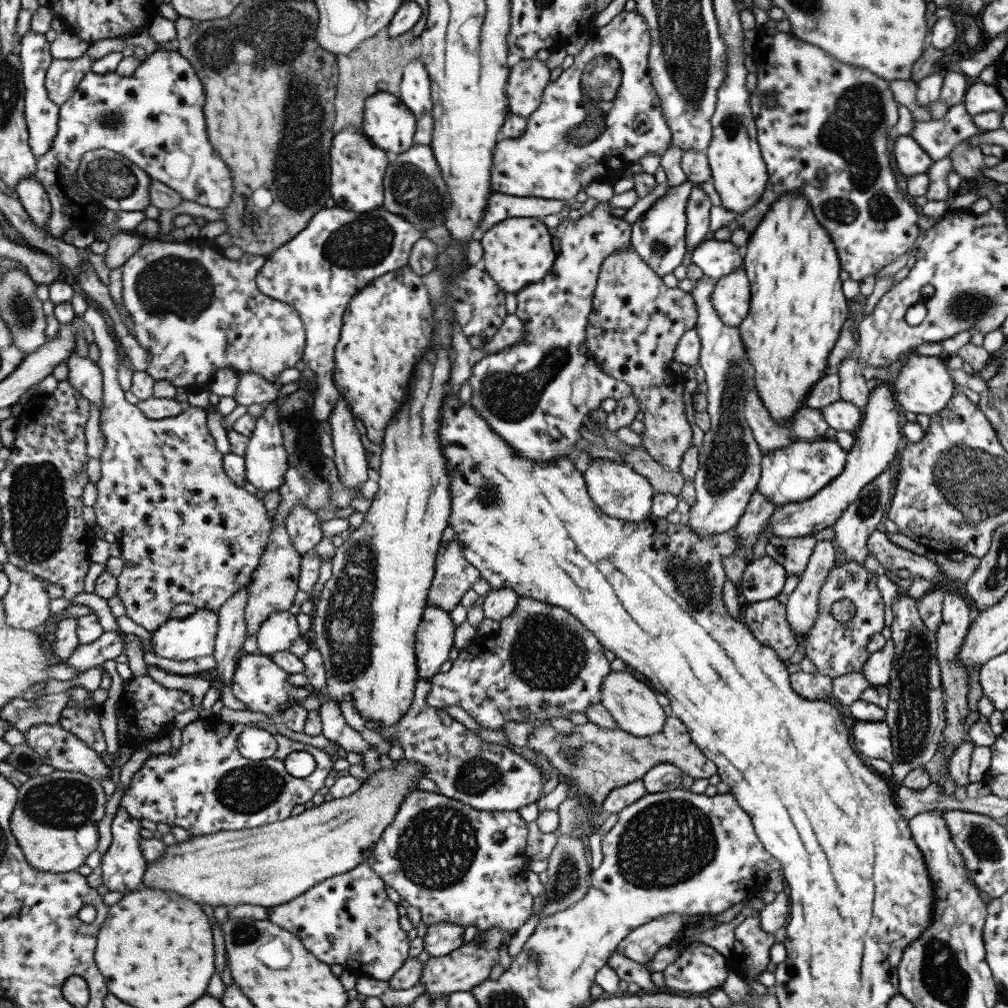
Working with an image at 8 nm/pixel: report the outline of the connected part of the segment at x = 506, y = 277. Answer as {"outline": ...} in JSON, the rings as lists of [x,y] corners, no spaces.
{"outline":[[[537,217],[507,218],[478,239],[482,248],[480,267],[504,294],[517,294],[525,286],[541,281],[554,261],[552,237]]]}

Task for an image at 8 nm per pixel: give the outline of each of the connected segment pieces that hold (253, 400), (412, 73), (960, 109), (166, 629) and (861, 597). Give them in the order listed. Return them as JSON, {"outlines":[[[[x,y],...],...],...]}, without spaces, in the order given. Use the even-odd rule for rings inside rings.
{"outlines":[[[[287,368],[279,374],[275,381],[265,380],[256,372],[241,372],[241,380],[232,398],[236,404],[248,406],[250,404],[266,404],[281,398],[281,387],[295,382],[301,376],[296,368]]],[[[419,56],[411,59],[402,70],[397,97],[416,116],[432,108],[430,82]]],[[[961,102],[950,106],[945,116],[937,120],[913,121],[908,135],[928,153],[932,162],[937,162],[947,157],[957,144],[980,133],[983,132],[976,127]]],[[[200,608],[187,618],[169,619],[151,638],[155,654],[173,660],[191,660],[199,656],[209,656],[216,652],[217,633],[220,632],[220,614],[208,608]]],[[[845,560],[829,571],[825,582],[818,592],[817,606],[823,608],[823,618],[817,617],[815,624],[806,634],[803,656],[807,657],[817,673],[829,678],[837,678],[849,673],[859,673],[868,660],[866,651],[868,638],[879,633],[883,625],[883,601],[875,587],[877,572],[869,572],[859,562]],[[849,598],[855,604],[855,616],[847,622],[837,622],[829,616],[833,602]]]]}

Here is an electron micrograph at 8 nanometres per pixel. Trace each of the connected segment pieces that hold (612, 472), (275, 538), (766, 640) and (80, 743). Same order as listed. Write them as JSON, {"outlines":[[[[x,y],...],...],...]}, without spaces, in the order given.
{"outlines":[[[[590,459],[587,469],[582,473],[585,489],[595,506],[607,516],[625,522],[639,522],[650,515],[650,506],[654,496],[649,482],[631,467],[607,459]]],[[[286,523],[272,527],[270,543],[260,560],[260,565],[252,576],[248,586],[249,598],[245,616],[248,620],[248,635],[257,634],[264,622],[277,611],[293,608],[295,596],[300,590],[300,578],[302,571],[302,554],[297,550],[292,541]]],[[[776,599],[747,604],[741,611],[741,621],[762,645],[769,646],[779,659],[796,651],[794,634],[785,620],[784,604]]],[[[39,724],[26,732],[26,742],[45,759],[45,765],[50,765],[55,770],[71,773],[83,773],[93,780],[110,777],[109,766],[103,762],[101,753],[96,752],[84,740],[78,738],[71,731],[65,730],[60,724]]]]}

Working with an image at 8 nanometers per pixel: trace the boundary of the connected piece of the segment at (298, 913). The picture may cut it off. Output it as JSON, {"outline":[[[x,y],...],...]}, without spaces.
{"outline":[[[369,861],[362,862],[348,873],[320,882],[292,901],[268,909],[270,912],[268,919],[271,922],[296,934],[317,958],[331,966],[341,964],[359,975],[364,974],[377,980],[388,981],[407,960],[407,948],[410,948],[410,944],[405,932],[397,924],[397,908],[385,896],[385,882],[378,877]]]}

